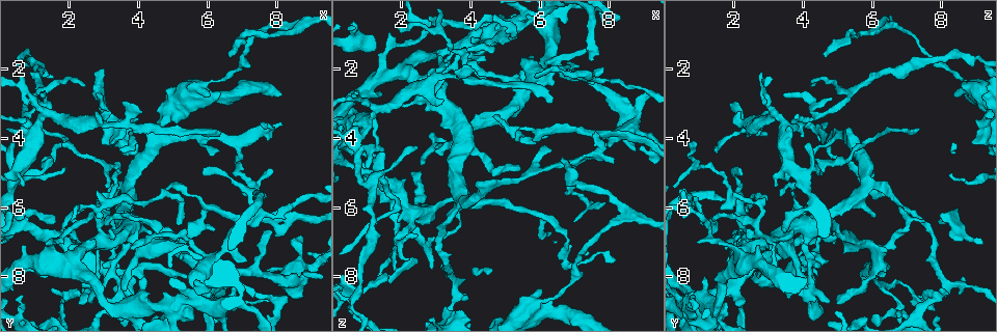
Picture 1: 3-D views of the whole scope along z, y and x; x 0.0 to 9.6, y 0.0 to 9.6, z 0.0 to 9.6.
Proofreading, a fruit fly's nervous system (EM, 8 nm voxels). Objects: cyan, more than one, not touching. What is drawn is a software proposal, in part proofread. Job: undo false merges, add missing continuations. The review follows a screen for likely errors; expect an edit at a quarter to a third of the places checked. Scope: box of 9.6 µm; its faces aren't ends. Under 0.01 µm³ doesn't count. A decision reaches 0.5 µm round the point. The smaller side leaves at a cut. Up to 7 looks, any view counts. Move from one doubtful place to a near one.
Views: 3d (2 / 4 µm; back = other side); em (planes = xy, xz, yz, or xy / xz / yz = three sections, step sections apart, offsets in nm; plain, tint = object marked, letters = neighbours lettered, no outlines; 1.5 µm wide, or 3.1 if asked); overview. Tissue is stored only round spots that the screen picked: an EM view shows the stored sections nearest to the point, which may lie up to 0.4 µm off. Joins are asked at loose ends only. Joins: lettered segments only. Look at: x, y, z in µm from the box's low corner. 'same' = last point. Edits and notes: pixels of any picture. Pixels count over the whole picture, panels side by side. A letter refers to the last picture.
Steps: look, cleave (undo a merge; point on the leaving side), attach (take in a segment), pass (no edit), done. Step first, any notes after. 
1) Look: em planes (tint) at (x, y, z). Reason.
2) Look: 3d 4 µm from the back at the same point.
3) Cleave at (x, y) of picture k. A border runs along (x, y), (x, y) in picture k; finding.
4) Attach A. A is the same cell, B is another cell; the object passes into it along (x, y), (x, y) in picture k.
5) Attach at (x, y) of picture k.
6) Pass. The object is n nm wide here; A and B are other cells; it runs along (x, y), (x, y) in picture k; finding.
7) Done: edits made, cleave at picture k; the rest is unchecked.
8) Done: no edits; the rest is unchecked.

Look: 3d 2 µm at (2.60, 3.55, 2.55).

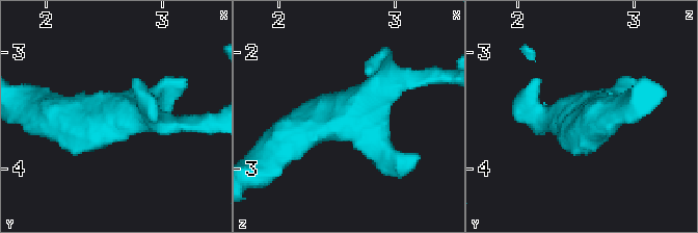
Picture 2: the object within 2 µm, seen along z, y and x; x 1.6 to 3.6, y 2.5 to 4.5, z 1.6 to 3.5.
Look: em xy step 8 (tint) at (2.56, 3.54, 2.58).

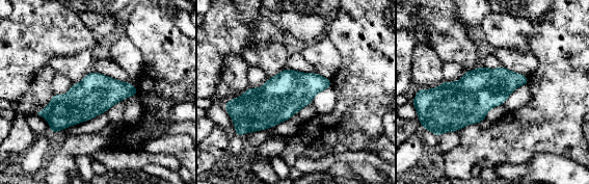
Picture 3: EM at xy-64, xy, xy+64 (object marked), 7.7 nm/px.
Look: em planes (letters) at the same point.

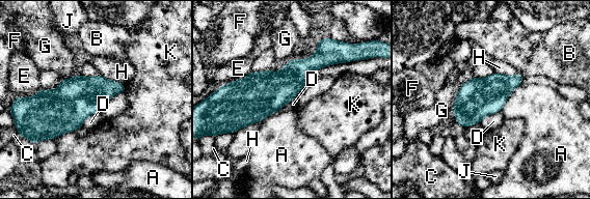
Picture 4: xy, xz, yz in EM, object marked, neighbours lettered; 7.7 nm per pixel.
Pass. A, B, C, D, E, F, G, H, J and K are other cells; a border runs along (301, 90), (290, 102), (266, 117) in picture 4; continuous, no second neuron.

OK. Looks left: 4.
Look: em planes (plain) at (8.15, 3.60, 4.75).

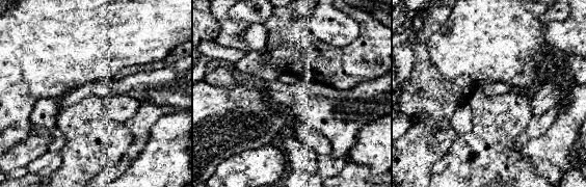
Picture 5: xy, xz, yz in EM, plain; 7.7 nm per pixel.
Look: em planes (letters) at the same point. What lies round it.

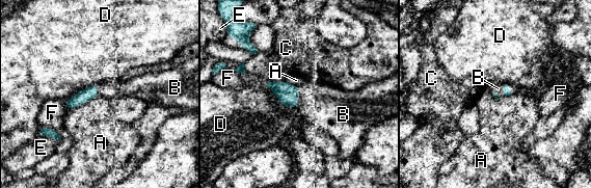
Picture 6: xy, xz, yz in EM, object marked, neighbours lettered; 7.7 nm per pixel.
Attach B. The longest contact is with D, 280 nm; B is the same cell, A, C, D, E and F are other cells; the object passes into it along (287, 94), (297, 97), (326, 107) in picture 6; it goes on there.

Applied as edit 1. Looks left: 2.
Done: edits made, attach at picture 6; the rest is unchecked.

